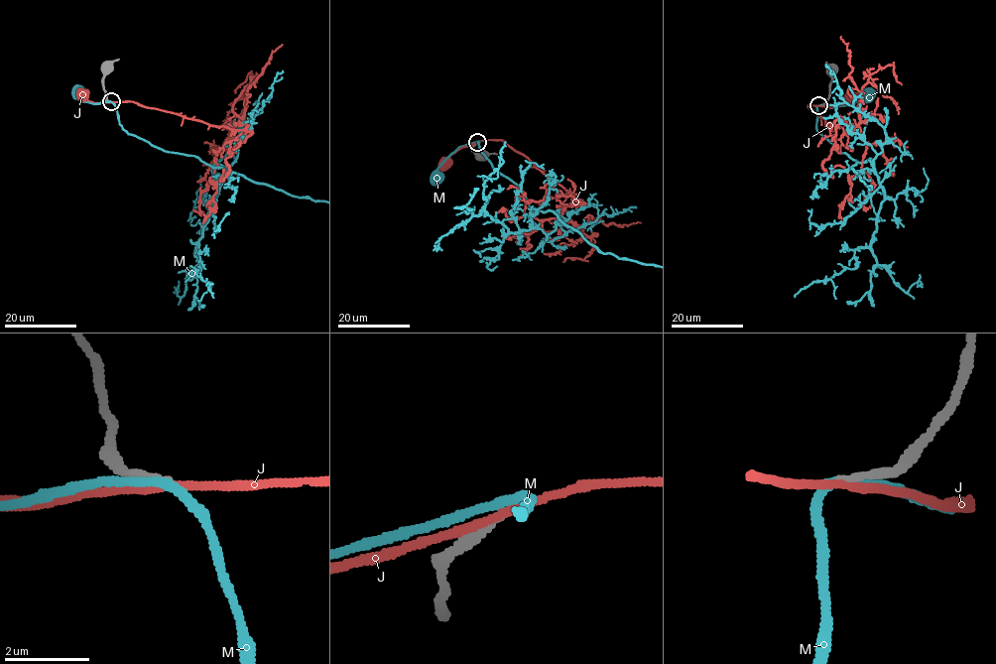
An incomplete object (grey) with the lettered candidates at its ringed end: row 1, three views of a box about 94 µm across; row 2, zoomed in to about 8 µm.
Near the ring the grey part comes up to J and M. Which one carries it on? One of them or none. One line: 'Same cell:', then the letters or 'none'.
Same cell: none

